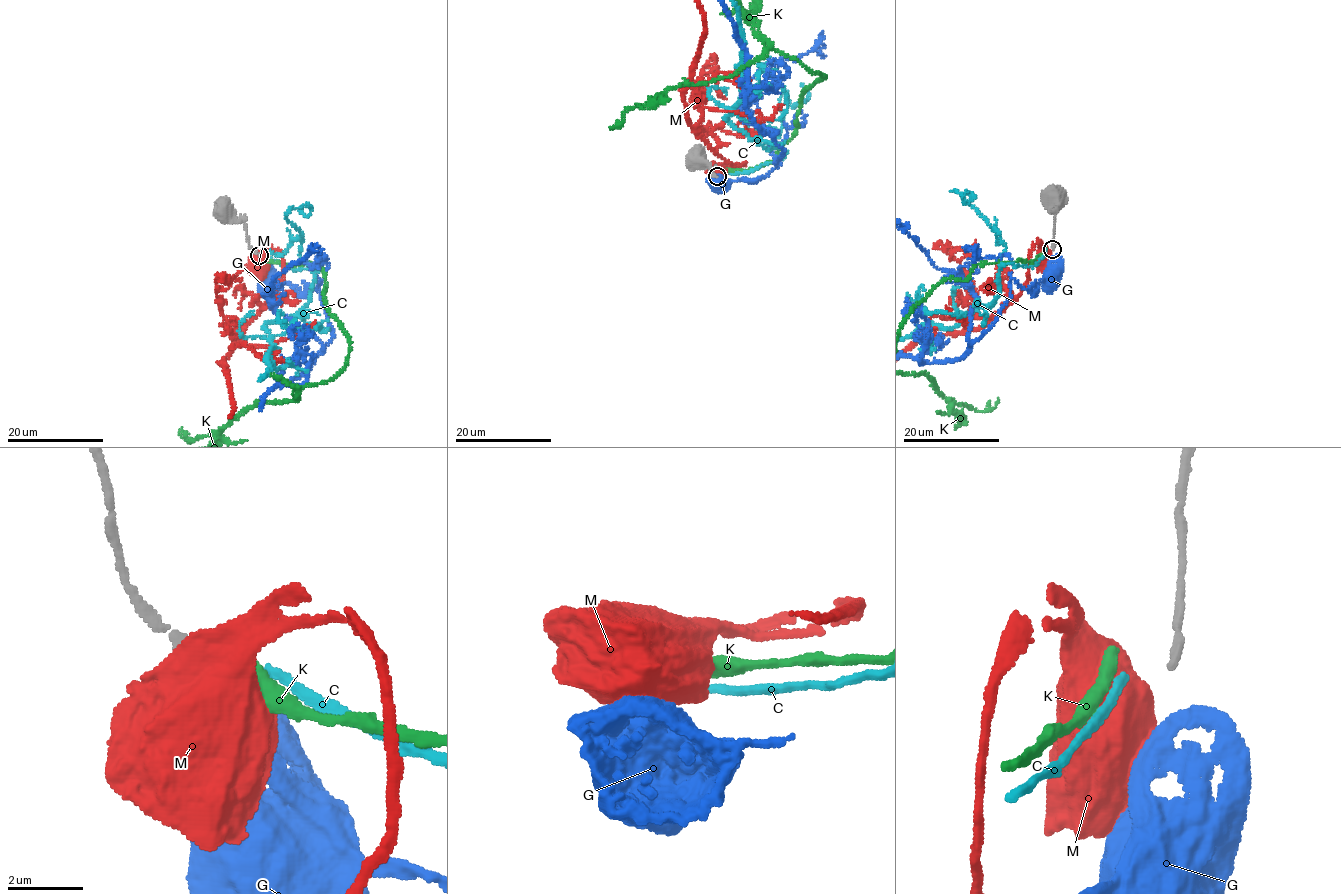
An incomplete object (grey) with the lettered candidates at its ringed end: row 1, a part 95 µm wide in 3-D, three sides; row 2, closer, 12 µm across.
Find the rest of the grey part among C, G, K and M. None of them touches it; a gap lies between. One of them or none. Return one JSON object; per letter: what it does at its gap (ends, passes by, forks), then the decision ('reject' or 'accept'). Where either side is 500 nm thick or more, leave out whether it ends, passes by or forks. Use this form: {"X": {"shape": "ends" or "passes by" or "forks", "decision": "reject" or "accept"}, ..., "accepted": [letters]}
{"C": {"shape": "ends", "decision": "reject"}, "G": {"shape": "passes by", "decision": "reject"}, "K": {"shape": "ends", "decision": "reject"}, "M": {"decision": "reject"}, "accepted": []}

